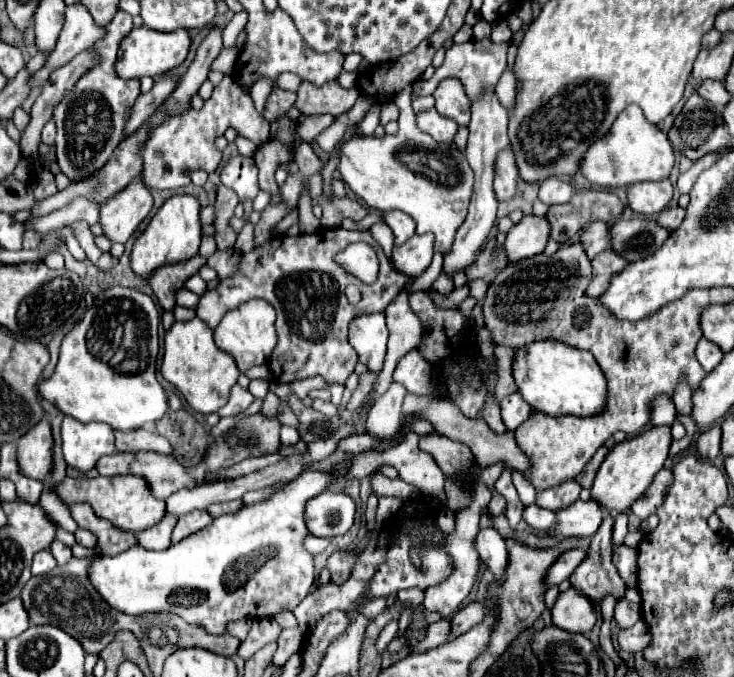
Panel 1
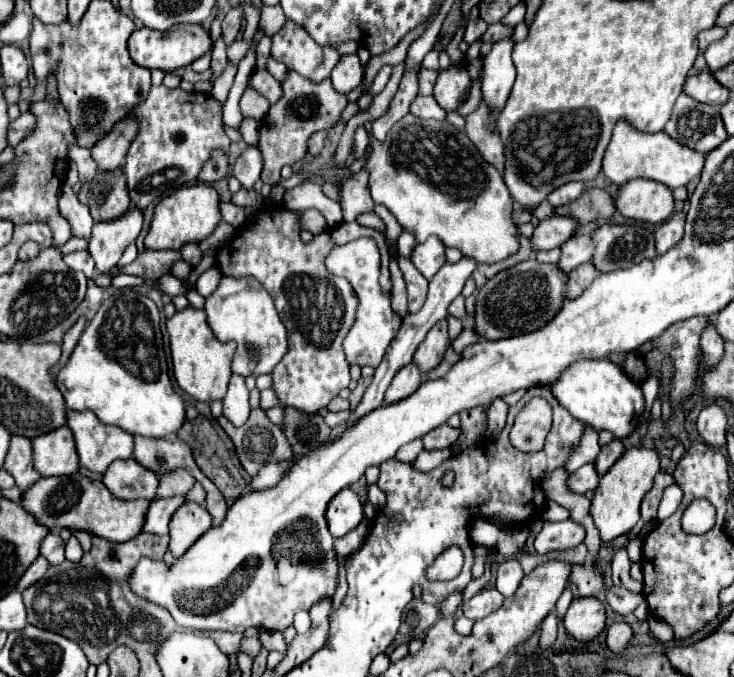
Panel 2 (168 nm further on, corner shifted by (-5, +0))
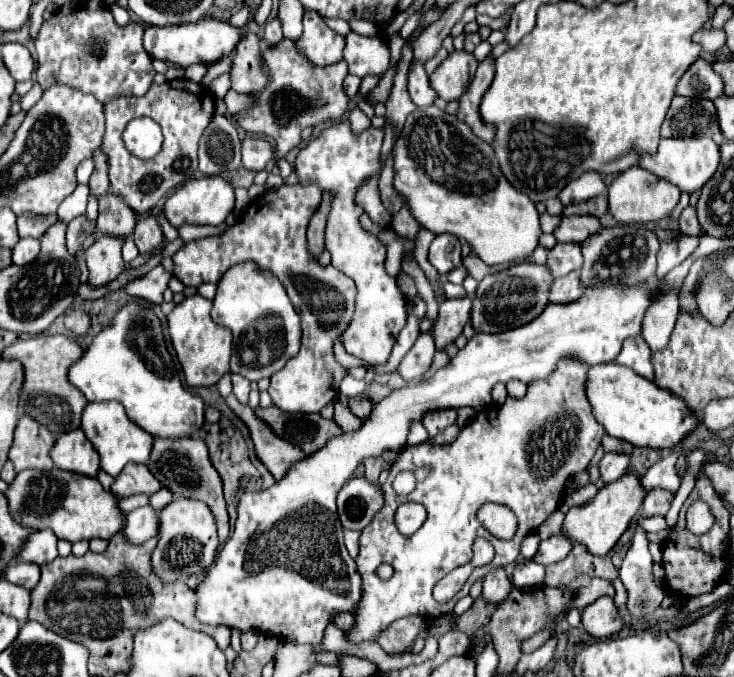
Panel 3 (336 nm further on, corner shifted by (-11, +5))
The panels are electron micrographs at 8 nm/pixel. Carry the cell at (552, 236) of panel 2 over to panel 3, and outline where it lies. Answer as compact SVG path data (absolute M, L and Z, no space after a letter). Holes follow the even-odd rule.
M592 215L562 217L562 225L554 235L558 243L582 243L584 239L588 239L588 235L596 235L600 227L602 227L600 219Z

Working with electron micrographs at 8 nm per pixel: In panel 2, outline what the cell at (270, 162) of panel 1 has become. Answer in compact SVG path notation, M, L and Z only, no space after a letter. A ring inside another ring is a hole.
M288 72L288 78L282 82L282 88L284 88L282 98L278 100L278 104L270 106L268 116L260 124L258 140L258 150L264 156L262 182L270 186L274 186L280 180L280 168L284 164L292 166L304 158L308 138L318 130L332 128L348 104L348 98L332 88L330 78L316 84L296 72Z

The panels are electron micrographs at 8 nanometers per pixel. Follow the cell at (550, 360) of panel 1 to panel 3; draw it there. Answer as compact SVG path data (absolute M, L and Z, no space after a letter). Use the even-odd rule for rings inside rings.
M618 363L590 367L586 395L590 399L594 417L604 425L606 433L636 447L672 449L700 425L700 417L686 407L678 395L660 389L654 385L654 381L640 377L632 369Z

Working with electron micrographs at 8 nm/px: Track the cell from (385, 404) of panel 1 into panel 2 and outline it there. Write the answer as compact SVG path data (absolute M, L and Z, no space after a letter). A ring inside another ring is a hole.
M410 362L408 366L404 366L392 380L390 388L386 390L384 402L386 404L394 404L394 400L404 400L406 396L410 396L410 392L414 392L414 388L418 388L418 384L422 384L420 372L414 366L414 362Z

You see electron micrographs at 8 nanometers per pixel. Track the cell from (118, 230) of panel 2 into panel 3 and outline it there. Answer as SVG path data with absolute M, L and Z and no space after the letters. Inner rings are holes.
M100 233L96 243L84 251L84 259L90 271L90 287L104 287L126 269L126 263L122 259L122 243L124 239Z

